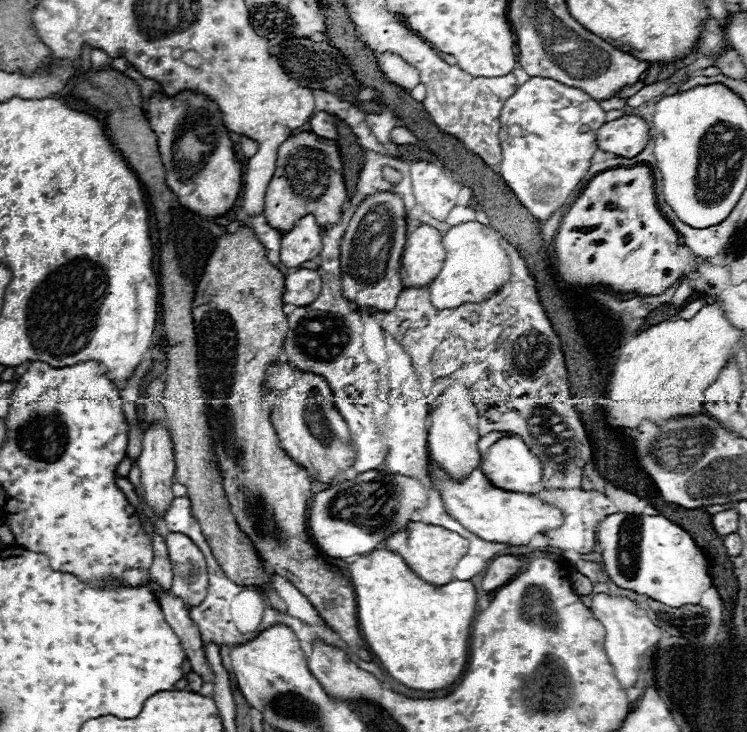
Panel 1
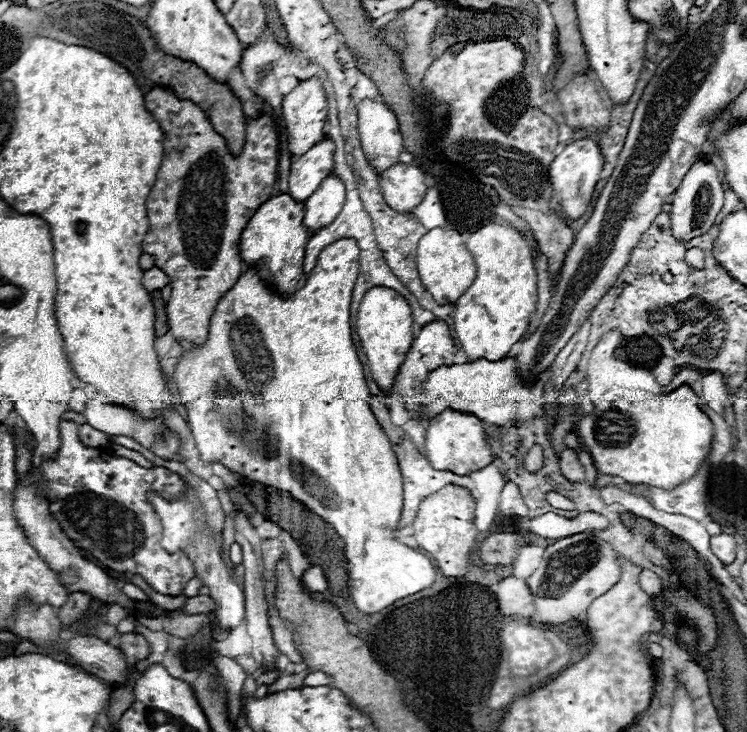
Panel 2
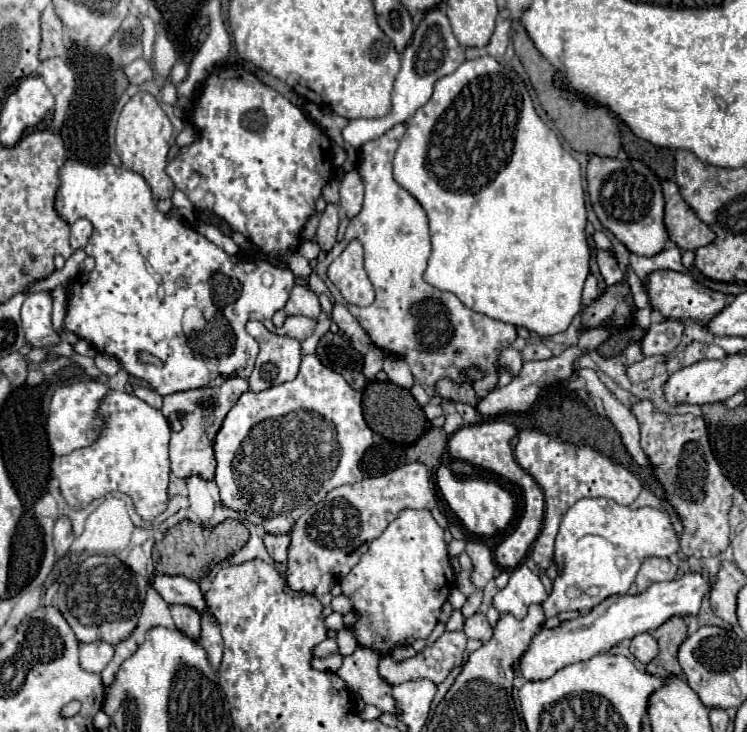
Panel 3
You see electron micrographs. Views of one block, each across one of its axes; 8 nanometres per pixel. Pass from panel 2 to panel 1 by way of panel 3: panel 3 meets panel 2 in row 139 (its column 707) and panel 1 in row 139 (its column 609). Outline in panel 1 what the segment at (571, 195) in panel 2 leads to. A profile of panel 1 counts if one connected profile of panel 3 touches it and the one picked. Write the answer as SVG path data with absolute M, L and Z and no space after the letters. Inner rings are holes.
M624 114L598 130L598 148L620 158L634 158L646 148L648 140L650 126L638 114Z

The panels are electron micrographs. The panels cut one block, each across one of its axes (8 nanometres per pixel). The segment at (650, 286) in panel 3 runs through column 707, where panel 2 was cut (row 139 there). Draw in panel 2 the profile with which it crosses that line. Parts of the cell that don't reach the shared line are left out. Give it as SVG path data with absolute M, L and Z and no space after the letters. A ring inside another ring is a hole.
M310 78L300 82L290 94L282 98L282 118L286 122L286 134L288 134L288 150L292 156L306 154L314 144L324 140L324 124L328 118L328 104L326 94L322 90L322 82L318 78Z

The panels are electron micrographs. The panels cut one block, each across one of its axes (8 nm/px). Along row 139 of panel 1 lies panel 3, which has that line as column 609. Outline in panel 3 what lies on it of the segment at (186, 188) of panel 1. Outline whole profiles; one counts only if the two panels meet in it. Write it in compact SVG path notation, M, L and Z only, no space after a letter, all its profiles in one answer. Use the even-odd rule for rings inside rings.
M590 156L586 180L588 196L598 220L632 254L656 256L660 254L660 250L664 250L666 242L670 240L664 226L664 196L656 174L644 162Z

